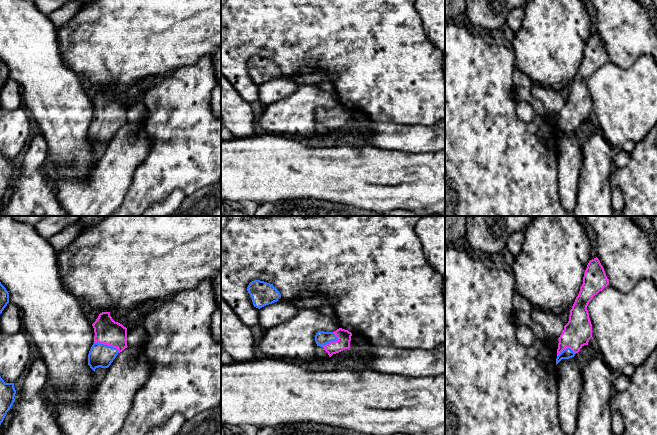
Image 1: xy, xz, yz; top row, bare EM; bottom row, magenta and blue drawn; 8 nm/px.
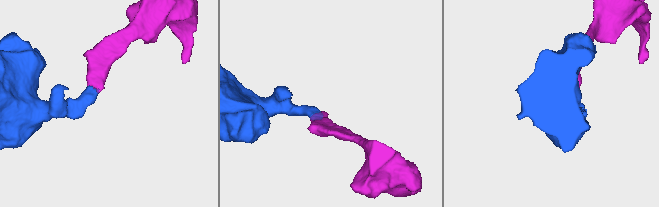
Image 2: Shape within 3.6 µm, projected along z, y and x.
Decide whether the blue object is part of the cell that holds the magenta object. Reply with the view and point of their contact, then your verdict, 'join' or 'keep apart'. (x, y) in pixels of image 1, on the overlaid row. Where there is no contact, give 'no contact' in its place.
contact xy (107, 344); join

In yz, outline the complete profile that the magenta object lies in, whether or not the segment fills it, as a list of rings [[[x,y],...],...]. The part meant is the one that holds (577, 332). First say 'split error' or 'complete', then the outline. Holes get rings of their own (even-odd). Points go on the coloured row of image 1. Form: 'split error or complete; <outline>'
split error; [[[596,257],[590,260],[584,273],[583,284],[580,287],[579,294],[575,299],[572,309],[570,310],[569,321],[564,326],[564,330],[558,338],[559,343],[557,349],[556,365],[562,359],[574,357],[584,345],[588,345],[589,340],[592,338],[592,324],[589,318],[587,306],[592,298],[608,285],[609,279],[607,278],[599,259]]]

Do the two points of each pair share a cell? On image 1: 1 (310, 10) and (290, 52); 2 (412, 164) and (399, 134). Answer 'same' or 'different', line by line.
1: same
2: different

